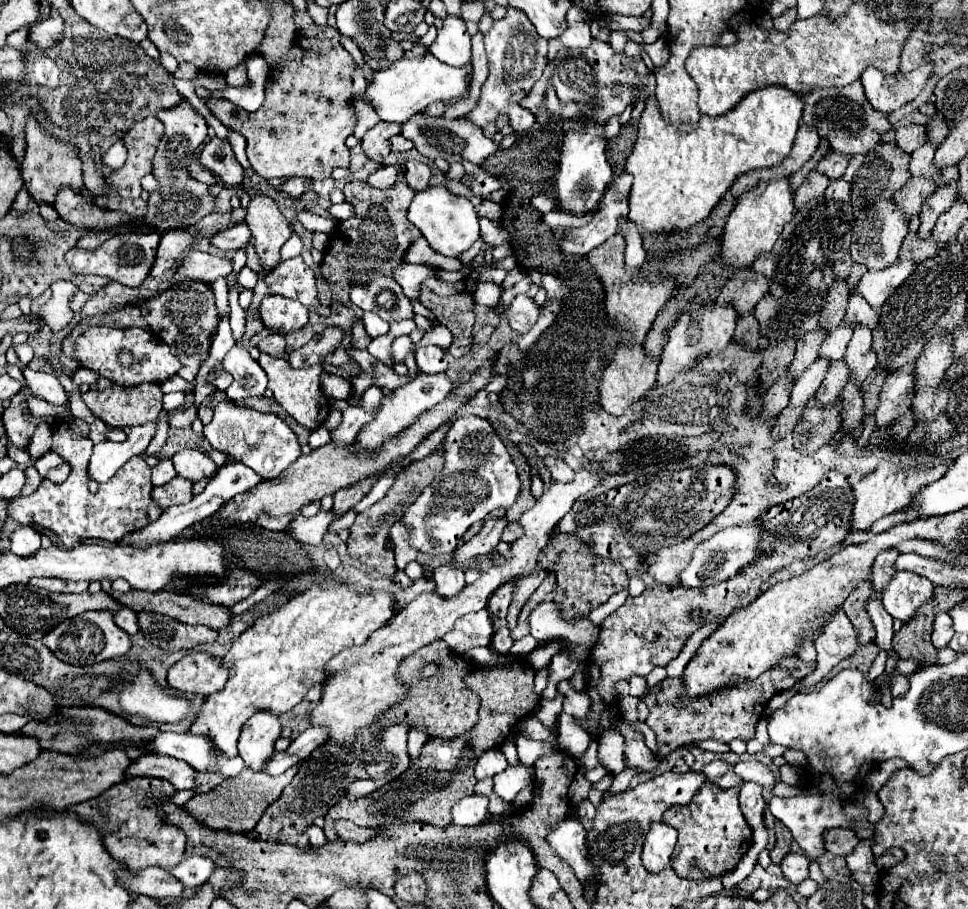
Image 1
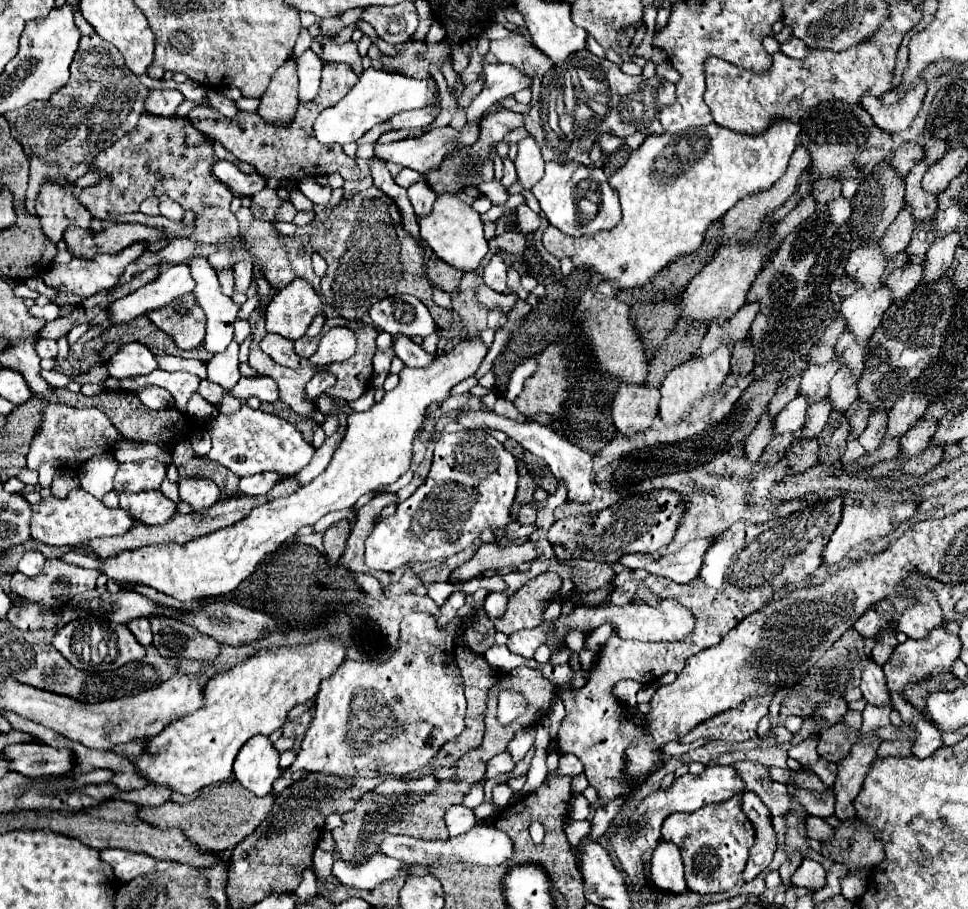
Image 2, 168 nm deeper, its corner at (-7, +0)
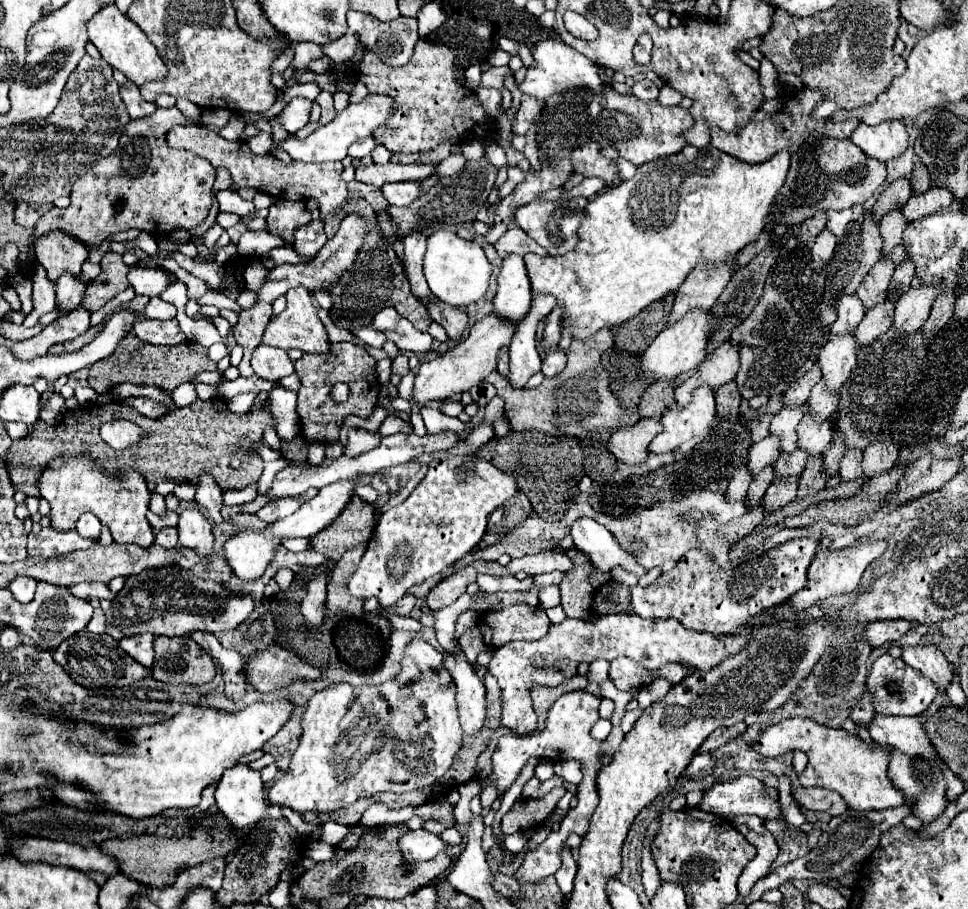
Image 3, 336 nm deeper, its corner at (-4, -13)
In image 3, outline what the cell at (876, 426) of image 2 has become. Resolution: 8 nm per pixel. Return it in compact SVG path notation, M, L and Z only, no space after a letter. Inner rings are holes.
M846 451L846 455L840 461L840 477L842 481L854 481L860 477L860 459L862 451Z

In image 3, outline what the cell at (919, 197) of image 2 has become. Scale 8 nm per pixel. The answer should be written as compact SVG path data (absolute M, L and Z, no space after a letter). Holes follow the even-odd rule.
M892 211L880 221L880 235L884 239L882 255L888 255L894 265L900 265L906 259L904 247L902 247L902 231L906 227L906 219L902 211Z

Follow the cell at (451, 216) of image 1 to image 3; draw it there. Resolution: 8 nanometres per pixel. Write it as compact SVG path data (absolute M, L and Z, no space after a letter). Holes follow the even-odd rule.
M436 231L428 237L428 251L424 255L424 275L430 291L452 307L466 307L484 297L492 275L492 265L478 243L460 239L454 231Z

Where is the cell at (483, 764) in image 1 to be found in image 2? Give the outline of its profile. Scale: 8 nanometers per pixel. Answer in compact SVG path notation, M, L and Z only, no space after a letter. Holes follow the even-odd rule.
M479 780L479 782L467 792L463 804L469 806L469 808L477 808L477 806L483 802L483 786L485 786L485 780Z

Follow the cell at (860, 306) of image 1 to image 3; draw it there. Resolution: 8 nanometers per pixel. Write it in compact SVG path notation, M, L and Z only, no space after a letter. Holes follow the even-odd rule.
M823 381L817 383L810 391L810 397L806 401L806 415L810 415L814 421L826 419L836 411L838 395L828 395L828 389Z

